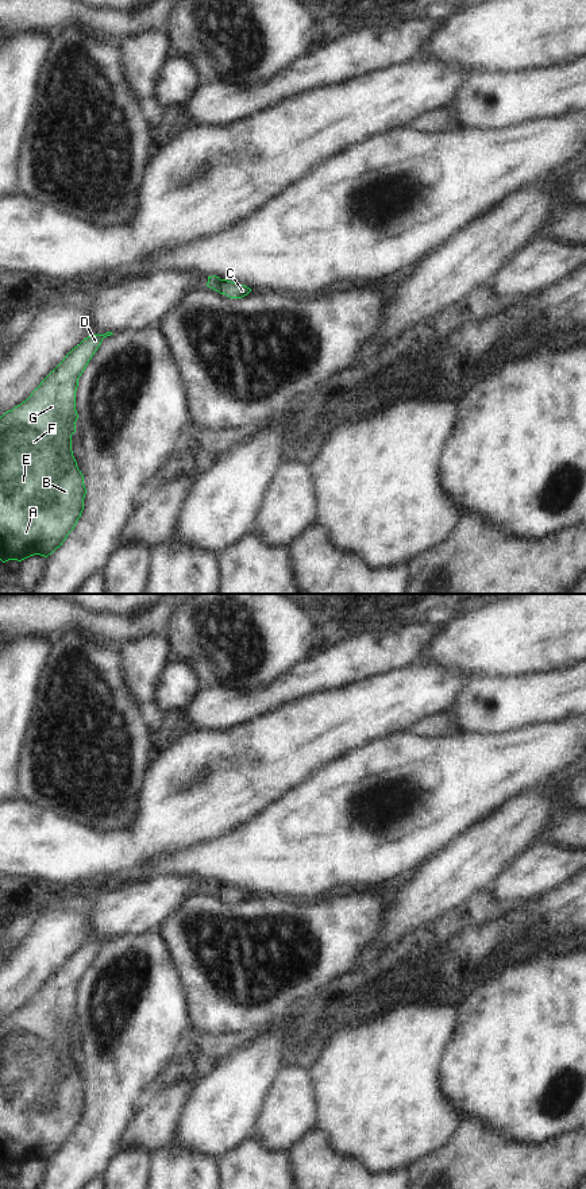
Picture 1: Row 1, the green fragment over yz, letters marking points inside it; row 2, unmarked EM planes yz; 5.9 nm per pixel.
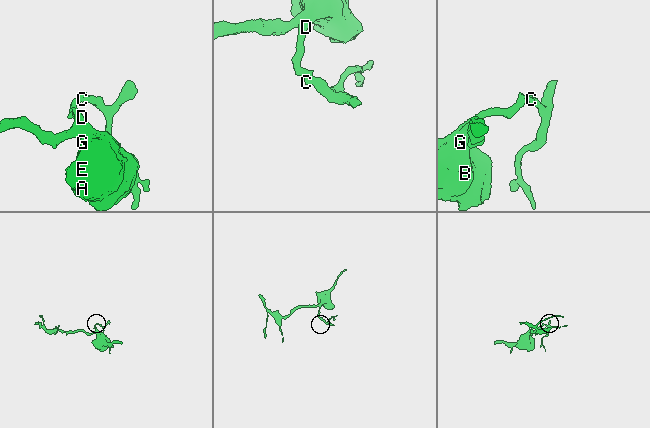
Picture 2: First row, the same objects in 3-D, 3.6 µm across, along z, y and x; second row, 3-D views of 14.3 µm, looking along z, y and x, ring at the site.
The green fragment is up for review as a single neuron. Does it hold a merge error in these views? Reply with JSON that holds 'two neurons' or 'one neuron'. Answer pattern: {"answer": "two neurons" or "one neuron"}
{"answer": "one neuron"}

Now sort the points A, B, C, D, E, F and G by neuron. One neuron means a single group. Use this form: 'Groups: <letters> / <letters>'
Groups: A B C D E F G.

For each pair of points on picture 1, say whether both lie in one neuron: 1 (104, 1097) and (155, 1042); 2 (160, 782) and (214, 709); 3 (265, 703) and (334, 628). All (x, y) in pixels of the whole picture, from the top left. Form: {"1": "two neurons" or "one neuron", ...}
{"1": "one neuron", "2": "two neurons", "3": "two neurons"}

